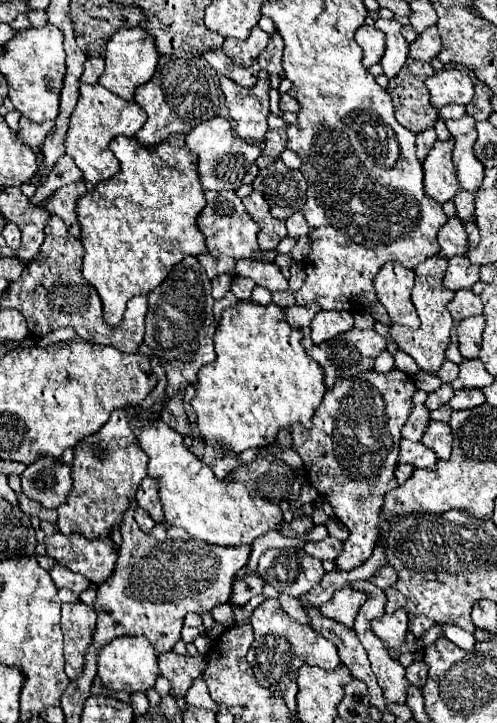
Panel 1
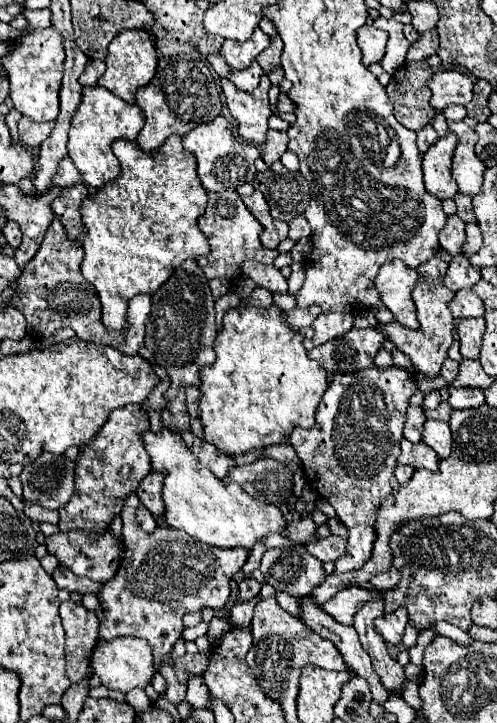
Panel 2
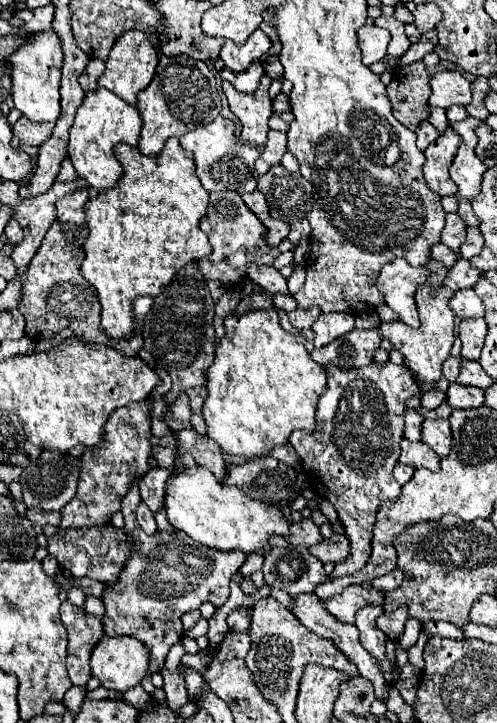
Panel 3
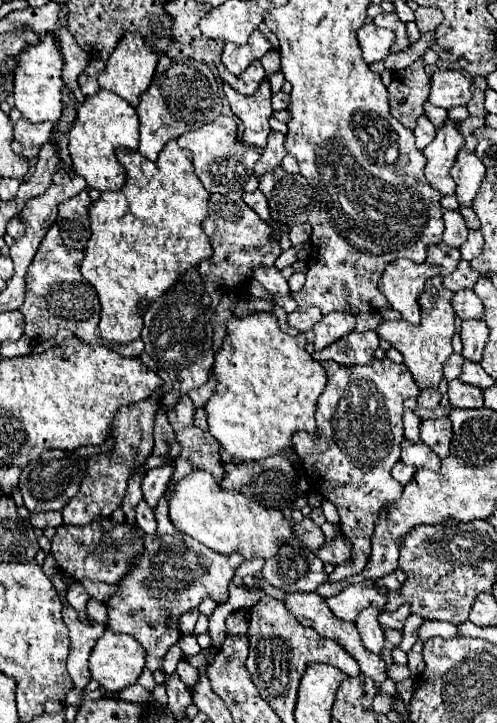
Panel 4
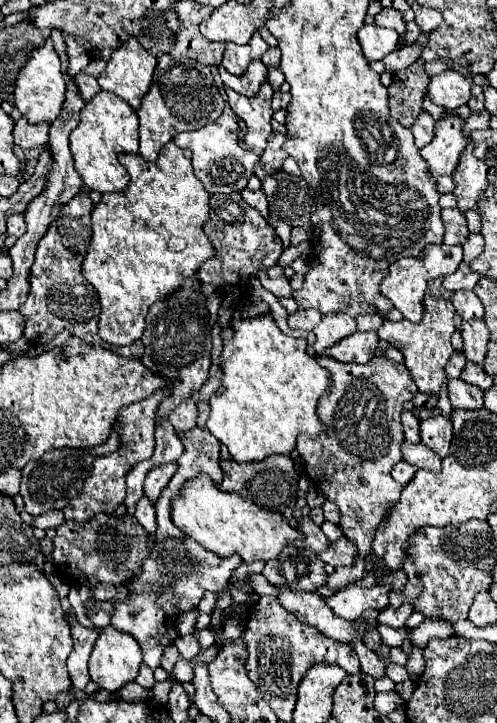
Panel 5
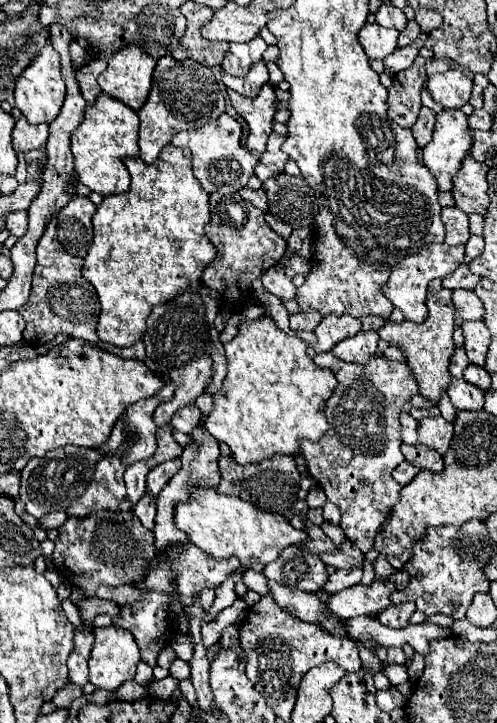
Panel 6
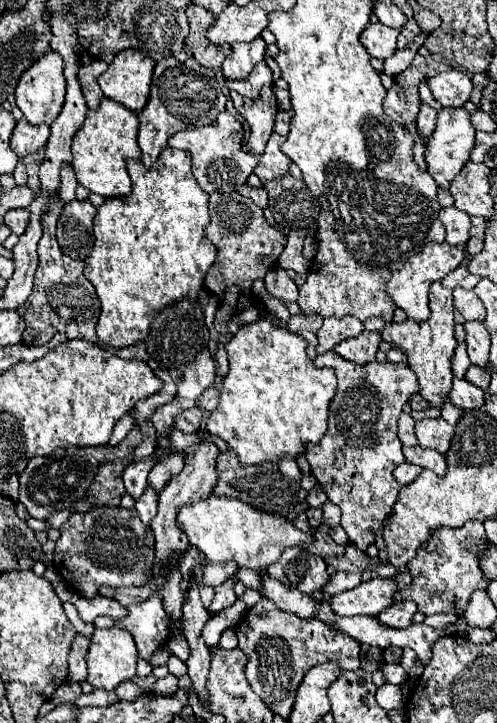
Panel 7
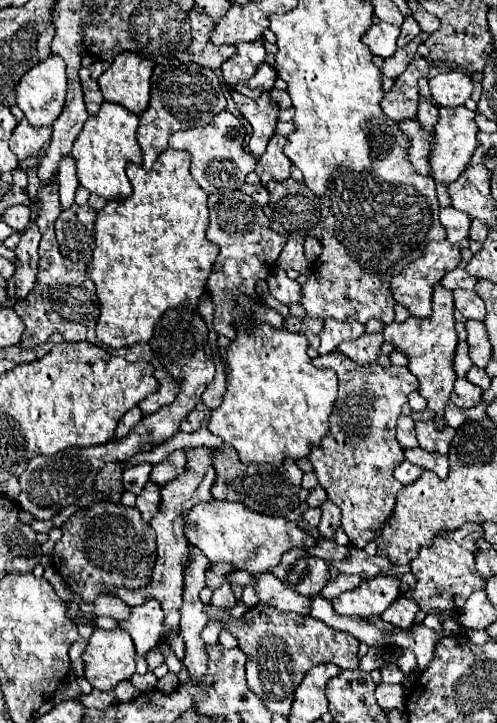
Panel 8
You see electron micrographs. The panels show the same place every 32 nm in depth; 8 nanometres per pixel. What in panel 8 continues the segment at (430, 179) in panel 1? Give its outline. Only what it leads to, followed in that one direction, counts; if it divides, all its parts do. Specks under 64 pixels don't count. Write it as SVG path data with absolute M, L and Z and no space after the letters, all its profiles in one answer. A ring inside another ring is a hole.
M456 106L456 108L440 108L440 118L436 124L436 140L430 156L430 166L432 166L432 178L444 184L450 184L456 180L464 168L470 164L472 154L478 146L476 142L476 132L478 126L474 122L474 112L468 110L466 106Z

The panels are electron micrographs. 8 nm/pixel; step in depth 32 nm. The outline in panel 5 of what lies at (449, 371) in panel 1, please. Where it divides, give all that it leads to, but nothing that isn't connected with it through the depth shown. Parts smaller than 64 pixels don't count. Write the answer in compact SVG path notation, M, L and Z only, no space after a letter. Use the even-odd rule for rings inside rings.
M454 352L446 364L446 372L448 372L448 378L460 378L464 366L466 366L466 356L464 352Z

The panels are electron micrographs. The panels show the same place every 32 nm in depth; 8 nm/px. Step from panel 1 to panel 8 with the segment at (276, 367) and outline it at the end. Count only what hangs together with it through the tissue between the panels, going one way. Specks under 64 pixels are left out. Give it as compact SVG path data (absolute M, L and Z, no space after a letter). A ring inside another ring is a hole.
M266 324L254 328L252 334L242 332L236 342L230 342L228 364L232 368L232 374L226 384L222 404L212 412L208 420L208 430L220 436L224 442L232 444L244 464L266 462L280 468L284 460L298 460L302 456L308 456L312 448L322 446L324 436L330 432L330 414L334 412L338 398L338 376L332 370L316 368L306 350L308 340L304 334L274 330Z

